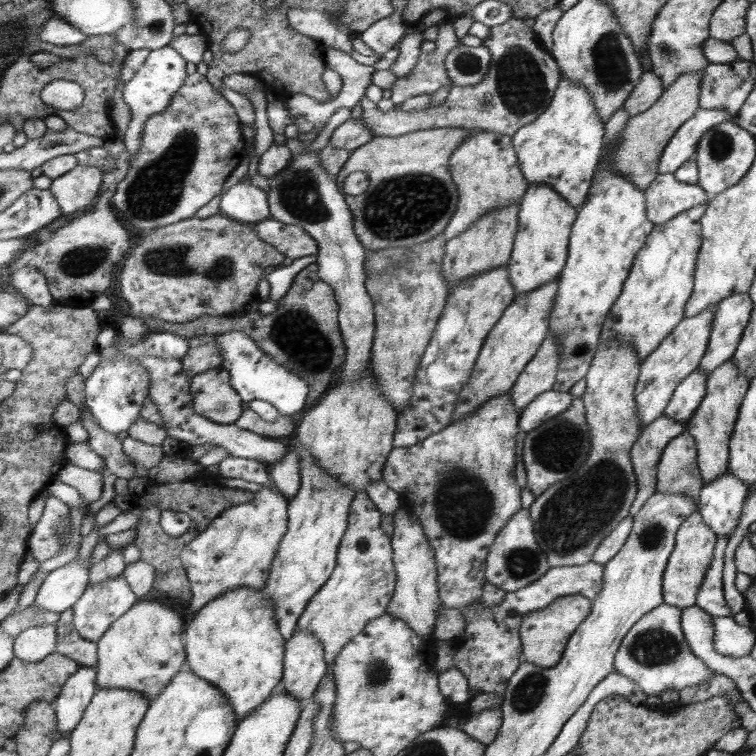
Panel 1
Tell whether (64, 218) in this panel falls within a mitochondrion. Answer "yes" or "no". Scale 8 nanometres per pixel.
no

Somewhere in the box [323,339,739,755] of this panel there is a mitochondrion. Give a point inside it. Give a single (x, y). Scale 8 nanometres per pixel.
(572, 517)

